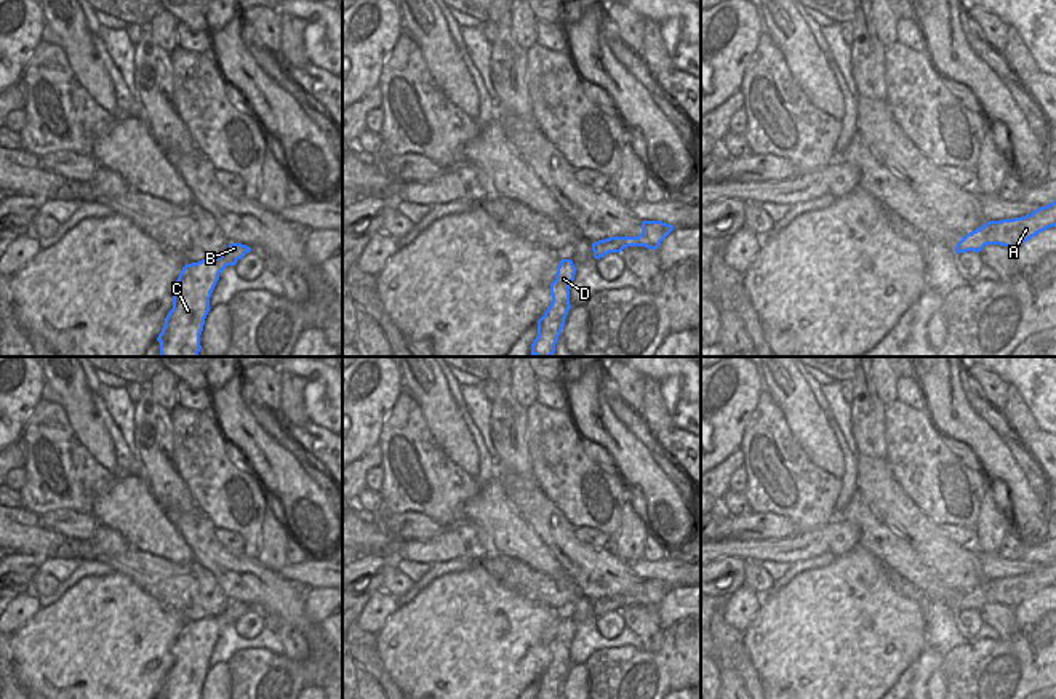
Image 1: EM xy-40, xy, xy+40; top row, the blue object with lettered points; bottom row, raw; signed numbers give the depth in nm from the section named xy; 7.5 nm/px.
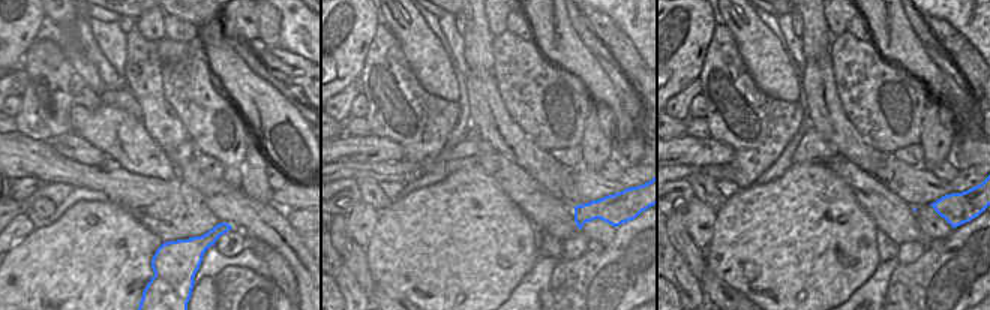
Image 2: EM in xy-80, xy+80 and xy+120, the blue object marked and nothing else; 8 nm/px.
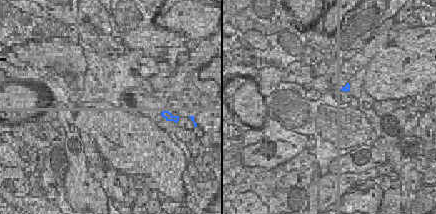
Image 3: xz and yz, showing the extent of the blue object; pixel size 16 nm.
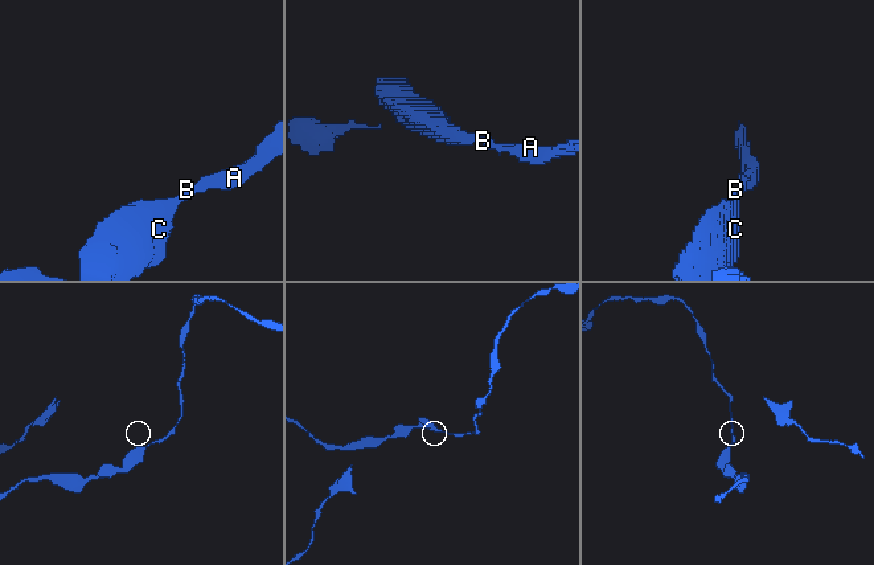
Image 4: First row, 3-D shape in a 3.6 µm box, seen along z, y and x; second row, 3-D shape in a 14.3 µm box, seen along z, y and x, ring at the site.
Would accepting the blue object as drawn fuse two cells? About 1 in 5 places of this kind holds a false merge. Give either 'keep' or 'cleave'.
keep

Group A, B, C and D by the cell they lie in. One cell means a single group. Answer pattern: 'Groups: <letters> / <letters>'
Groups: A B C D.

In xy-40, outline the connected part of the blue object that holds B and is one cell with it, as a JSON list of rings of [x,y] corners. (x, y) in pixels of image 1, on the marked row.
[[[230,243],[221,256],[182,267],[171,290],[173,309],[157,338],[162,357],[198,357],[200,334],[219,274],[227,266],[235,266],[250,251],[246,245]]]

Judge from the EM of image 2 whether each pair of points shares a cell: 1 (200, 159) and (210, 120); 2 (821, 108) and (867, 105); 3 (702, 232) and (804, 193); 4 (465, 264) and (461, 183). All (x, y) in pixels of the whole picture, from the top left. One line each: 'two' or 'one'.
1: two
2: two
3: two
4: one

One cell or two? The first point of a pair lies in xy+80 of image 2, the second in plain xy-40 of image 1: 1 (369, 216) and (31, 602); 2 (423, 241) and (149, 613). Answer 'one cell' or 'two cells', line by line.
1: one cell
2: one cell

